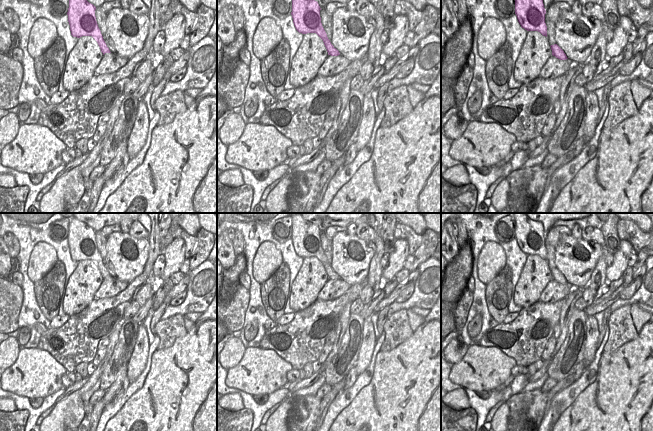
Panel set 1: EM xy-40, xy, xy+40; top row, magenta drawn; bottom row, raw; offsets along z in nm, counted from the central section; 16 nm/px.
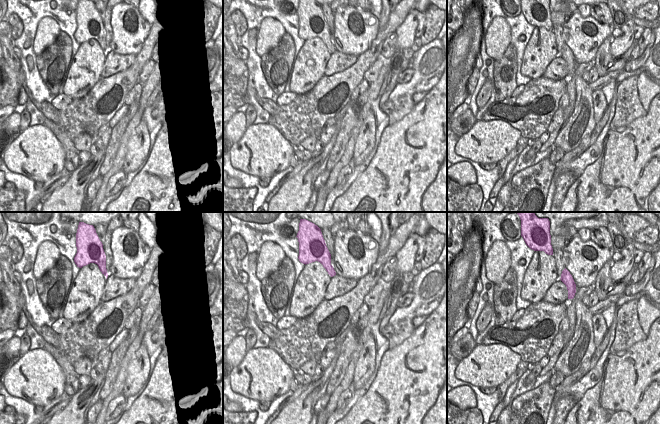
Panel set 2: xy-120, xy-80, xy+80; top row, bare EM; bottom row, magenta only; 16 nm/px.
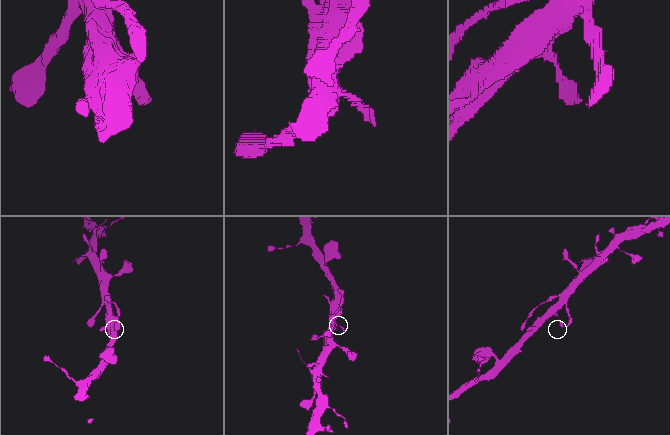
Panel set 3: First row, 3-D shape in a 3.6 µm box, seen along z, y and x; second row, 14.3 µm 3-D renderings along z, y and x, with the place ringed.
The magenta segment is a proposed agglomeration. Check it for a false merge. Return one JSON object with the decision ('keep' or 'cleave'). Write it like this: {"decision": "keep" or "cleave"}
{"decision": "keep"}

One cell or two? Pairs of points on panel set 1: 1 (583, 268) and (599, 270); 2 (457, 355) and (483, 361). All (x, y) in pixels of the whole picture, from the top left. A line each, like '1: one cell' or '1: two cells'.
1: two cells
2: two cells

